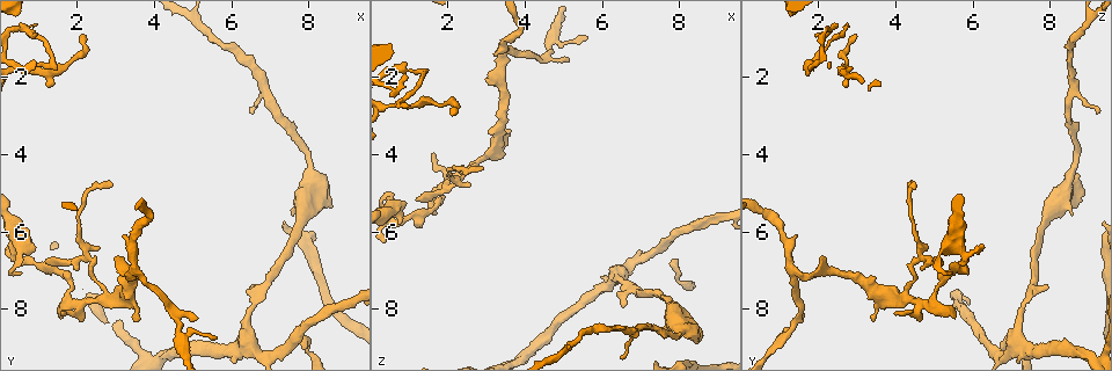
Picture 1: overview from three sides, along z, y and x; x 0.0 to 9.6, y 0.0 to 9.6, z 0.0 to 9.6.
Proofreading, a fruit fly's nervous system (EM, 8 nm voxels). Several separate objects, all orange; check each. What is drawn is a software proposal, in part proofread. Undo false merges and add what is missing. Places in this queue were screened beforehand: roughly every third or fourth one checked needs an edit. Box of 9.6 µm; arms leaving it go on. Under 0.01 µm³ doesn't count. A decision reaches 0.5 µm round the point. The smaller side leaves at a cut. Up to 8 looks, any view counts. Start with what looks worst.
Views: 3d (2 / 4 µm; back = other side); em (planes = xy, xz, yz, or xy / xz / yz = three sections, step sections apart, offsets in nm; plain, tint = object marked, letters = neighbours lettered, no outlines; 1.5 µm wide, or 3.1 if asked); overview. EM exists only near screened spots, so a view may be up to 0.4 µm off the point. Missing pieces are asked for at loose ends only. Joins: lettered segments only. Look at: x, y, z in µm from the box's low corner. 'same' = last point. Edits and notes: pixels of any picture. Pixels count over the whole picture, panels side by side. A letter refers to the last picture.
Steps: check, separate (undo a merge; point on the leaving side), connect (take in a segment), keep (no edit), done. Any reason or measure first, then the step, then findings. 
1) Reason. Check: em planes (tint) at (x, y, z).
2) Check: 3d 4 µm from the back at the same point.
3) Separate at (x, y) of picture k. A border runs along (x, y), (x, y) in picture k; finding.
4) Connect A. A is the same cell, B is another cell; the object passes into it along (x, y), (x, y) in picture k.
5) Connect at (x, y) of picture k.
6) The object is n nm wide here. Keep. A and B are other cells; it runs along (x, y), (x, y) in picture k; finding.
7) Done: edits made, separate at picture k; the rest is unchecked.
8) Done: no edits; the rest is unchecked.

Check: em planes (plain) at (2.65, 7.75, 4.25).

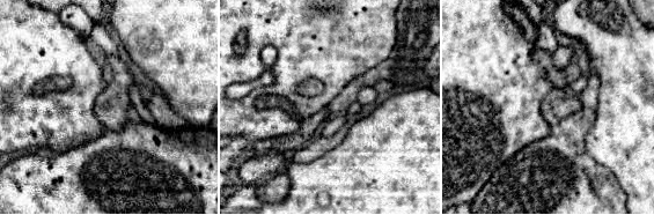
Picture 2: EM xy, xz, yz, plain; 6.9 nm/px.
Check: em planes (letters) at the same point.

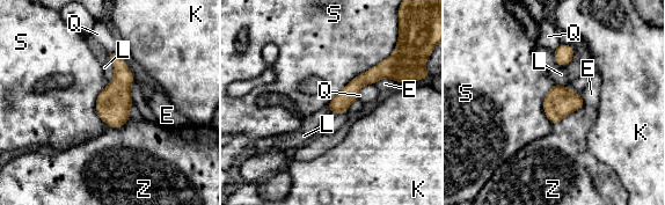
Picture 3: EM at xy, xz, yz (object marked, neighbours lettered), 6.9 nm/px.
Keep. E, K, L, Q, S and Z are other cells; a border runs along (393, 52), (352, 78), (326, 104) in picture 3; all the same cell.

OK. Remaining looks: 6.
Check: em planes (plain) at (3.50, 7.05, 1.45).

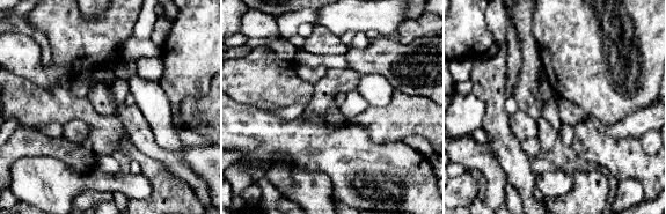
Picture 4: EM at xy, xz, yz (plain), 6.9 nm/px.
Check: em planes (letters) at the same point.

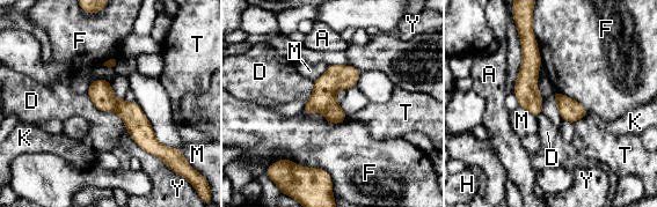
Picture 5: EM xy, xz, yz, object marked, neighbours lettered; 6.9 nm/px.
Keep. A, D, F, H, K, M, T and Y are other cells; it runs along (93, 86), (160, 147) in picture 5; continuous, no second cell.

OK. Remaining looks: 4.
Check: 3d 2 µm at (6.45, 7.35, 7.90).

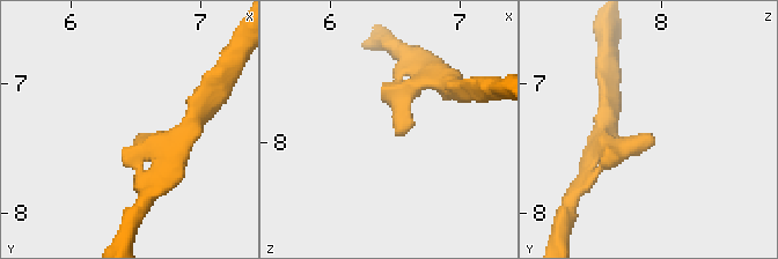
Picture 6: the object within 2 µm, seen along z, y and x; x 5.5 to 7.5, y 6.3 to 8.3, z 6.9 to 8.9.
Shape alone is not enough. Check: em planes (letters) at (6.52, 7.42, 7.94).

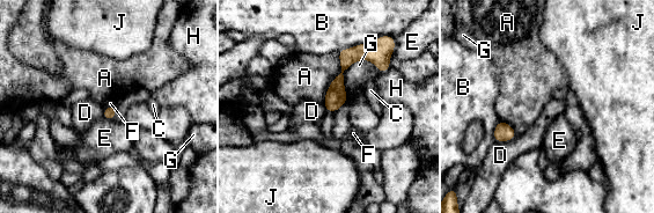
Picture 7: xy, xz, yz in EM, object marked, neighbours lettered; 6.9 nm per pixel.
The object is 90 nm wide here. Keep. A, B, C, D, E, F, G, H and J are other cells; it runs along (365, 51), (345, 64), (329, 108) in picture 7; none of them fits.

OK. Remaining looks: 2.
Done: no edits; the rest is unchecked.

